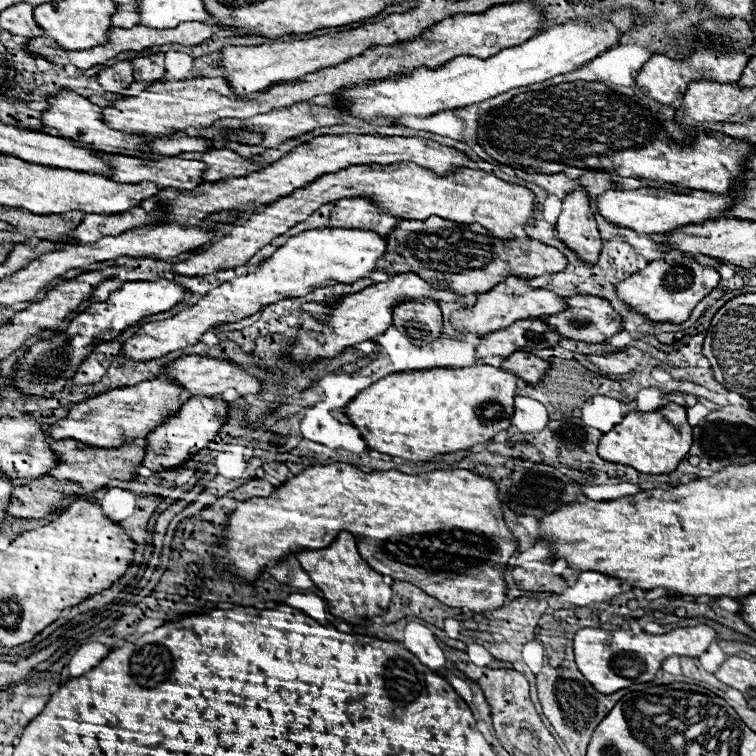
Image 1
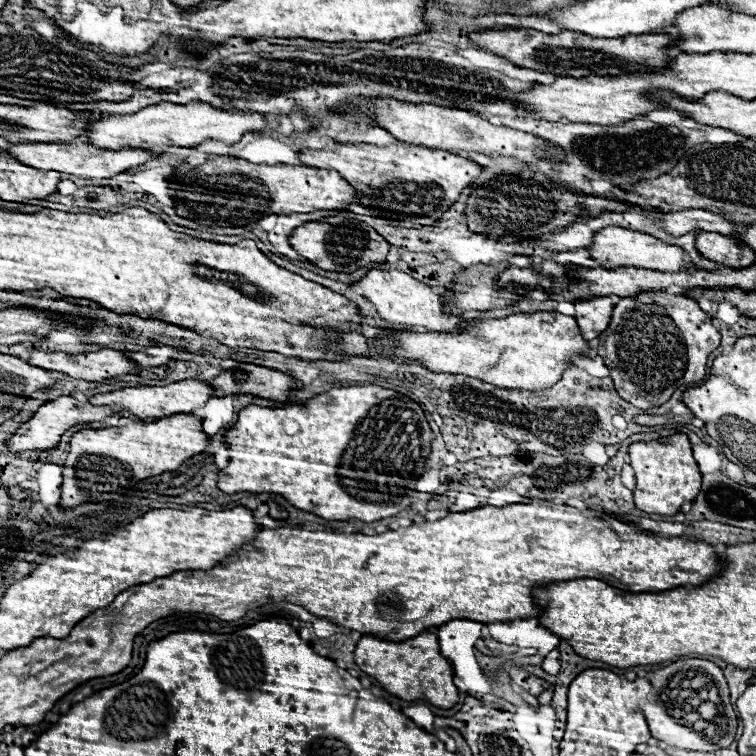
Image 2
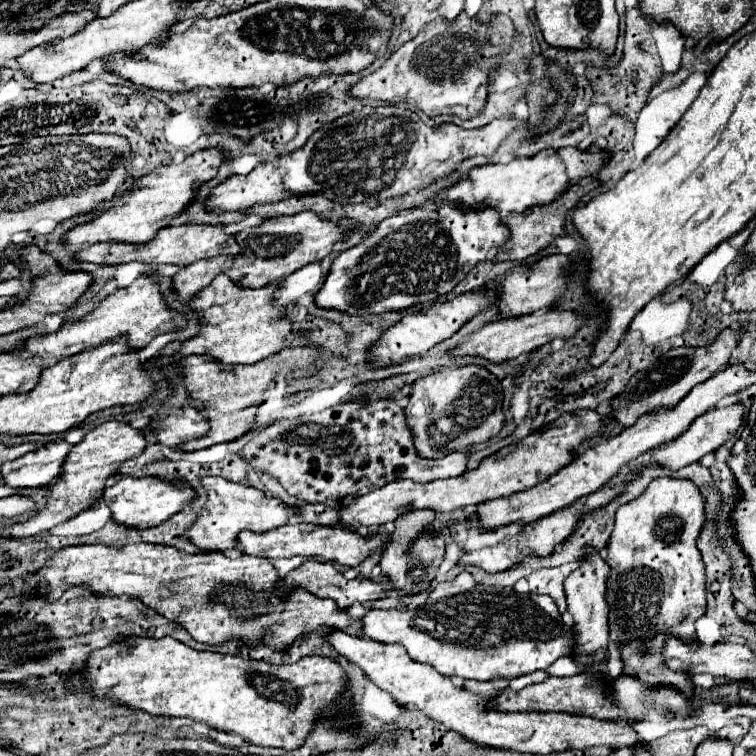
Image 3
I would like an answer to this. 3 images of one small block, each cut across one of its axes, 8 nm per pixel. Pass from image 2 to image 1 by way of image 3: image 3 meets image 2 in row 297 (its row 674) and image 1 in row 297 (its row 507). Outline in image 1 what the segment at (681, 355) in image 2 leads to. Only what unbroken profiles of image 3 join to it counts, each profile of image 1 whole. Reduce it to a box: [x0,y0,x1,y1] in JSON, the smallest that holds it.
[618,256,720,324]

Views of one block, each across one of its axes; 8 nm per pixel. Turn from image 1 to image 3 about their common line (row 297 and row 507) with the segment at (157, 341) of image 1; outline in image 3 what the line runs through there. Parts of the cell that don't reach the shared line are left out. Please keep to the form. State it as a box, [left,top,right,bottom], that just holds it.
[186,476,300,552]

